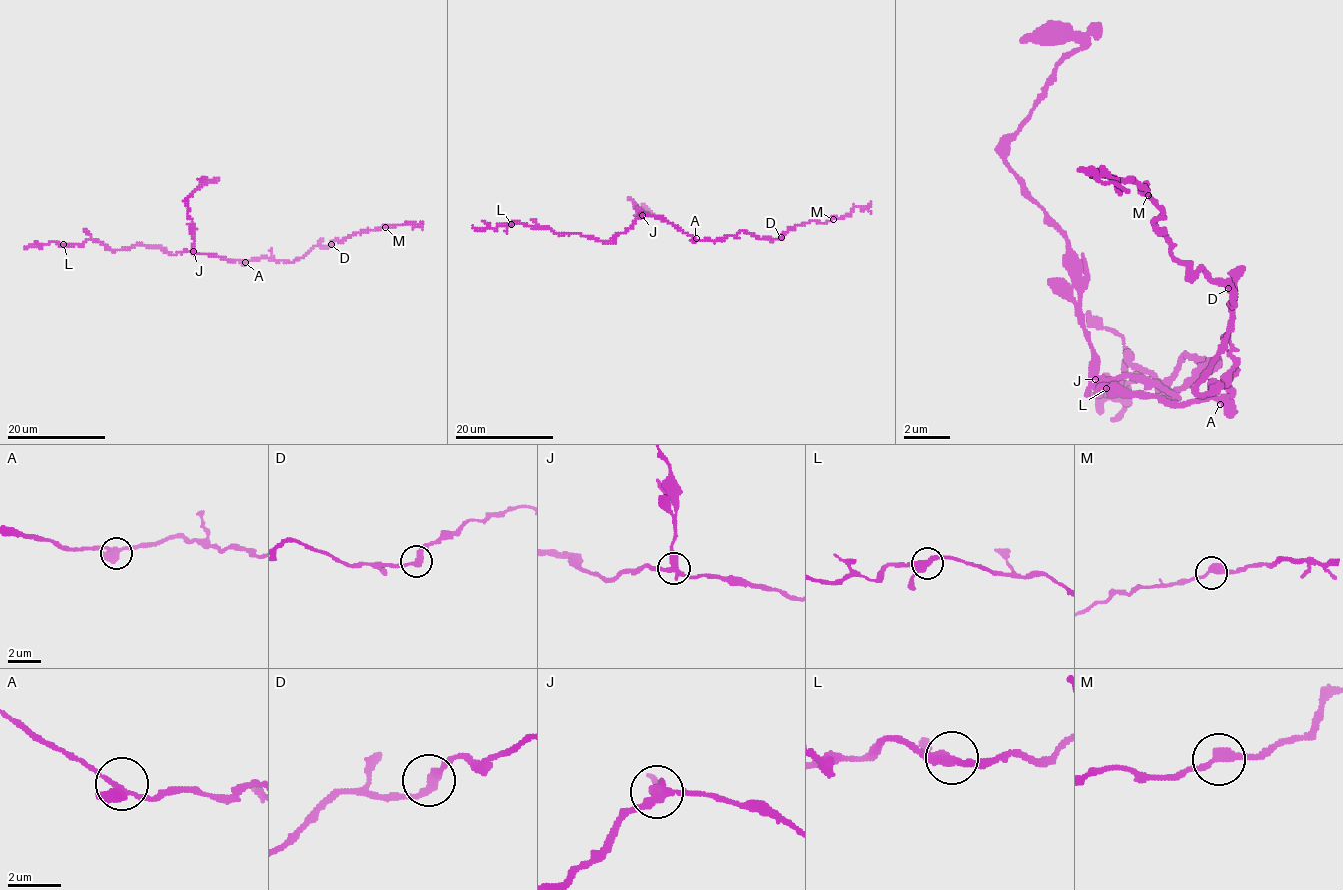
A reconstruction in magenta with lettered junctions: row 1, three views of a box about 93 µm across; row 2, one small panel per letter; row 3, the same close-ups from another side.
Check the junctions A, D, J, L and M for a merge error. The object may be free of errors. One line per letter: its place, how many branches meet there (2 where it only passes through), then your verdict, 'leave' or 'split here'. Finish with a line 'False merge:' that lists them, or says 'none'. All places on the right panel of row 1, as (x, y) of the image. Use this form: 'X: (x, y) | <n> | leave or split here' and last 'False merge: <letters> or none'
A: (1220, 404) | 2 | leave
D: (1228, 288) | 2 | leave
J: (1095, 379) | 3 | split here
L: (1106, 388) | 3 | leave
M: (1148, 195) | 2 | leave
False merge: J

